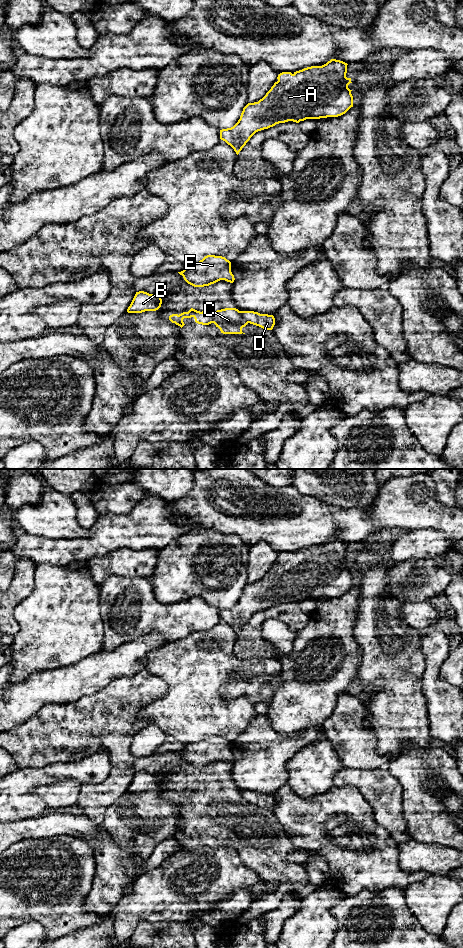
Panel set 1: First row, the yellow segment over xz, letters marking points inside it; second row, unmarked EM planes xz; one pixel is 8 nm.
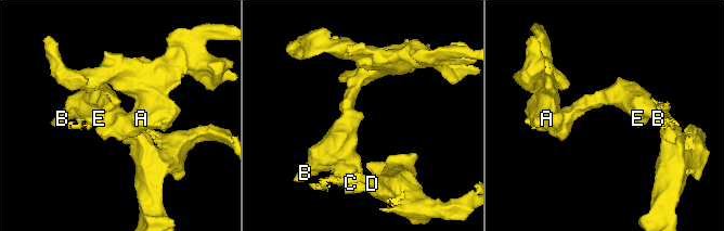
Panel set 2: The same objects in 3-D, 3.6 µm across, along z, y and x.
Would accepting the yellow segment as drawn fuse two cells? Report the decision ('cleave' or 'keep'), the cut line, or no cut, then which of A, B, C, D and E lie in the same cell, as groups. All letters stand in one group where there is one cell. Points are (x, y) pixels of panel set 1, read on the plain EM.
cleave; cut in xz along (239, 791), (240, 795), (248, 802); A B D E / C

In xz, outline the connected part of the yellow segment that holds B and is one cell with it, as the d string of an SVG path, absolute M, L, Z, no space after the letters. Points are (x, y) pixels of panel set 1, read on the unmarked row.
M144 771L136 772L128 793L142 793L145 791L156 791L161 787L162 779L160 775L149 774Z

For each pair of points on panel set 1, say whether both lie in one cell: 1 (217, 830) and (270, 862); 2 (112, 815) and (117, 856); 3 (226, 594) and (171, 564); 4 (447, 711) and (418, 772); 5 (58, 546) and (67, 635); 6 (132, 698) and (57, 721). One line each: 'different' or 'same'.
1: same
2: different
3: same
4: different
5: different
6: same

